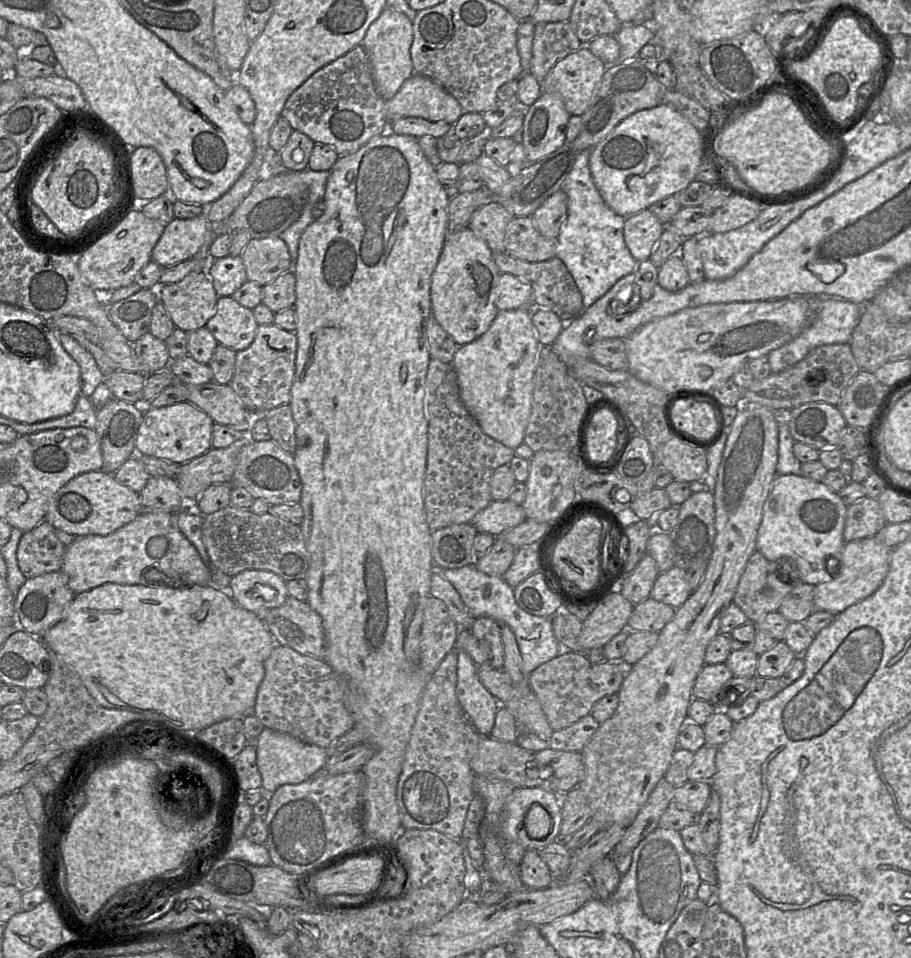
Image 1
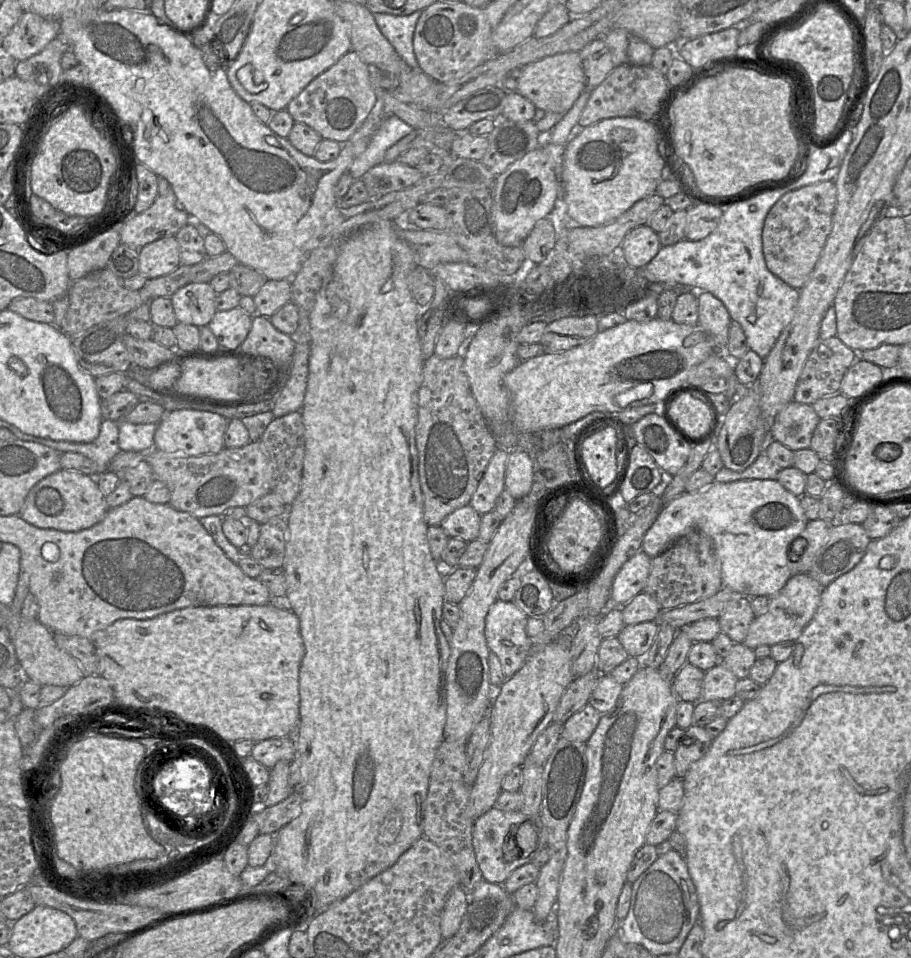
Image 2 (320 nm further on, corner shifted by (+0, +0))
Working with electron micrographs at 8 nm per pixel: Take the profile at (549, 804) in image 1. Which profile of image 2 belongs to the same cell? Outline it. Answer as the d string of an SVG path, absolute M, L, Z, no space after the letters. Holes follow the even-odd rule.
M494 806L475 820L472 836L473 847L484 880L503 884L514 870L528 862L532 862L538 855L540 851L532 852L531 855L527 856L527 853L520 850L518 859L513 861L506 861L504 859L504 854L514 849L510 848L504 851L505 846L510 842L511 838L516 837L518 827L529 818L530 816L525 815L522 811L503 811Z

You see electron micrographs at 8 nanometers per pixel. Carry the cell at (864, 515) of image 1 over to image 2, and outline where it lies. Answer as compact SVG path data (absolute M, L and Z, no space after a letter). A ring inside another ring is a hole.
M821 519L808 521L800 536L807 541L807 547L797 562L790 561L792 576L798 573L807 573L813 564L818 552L826 542L826 538L835 522L827 522Z

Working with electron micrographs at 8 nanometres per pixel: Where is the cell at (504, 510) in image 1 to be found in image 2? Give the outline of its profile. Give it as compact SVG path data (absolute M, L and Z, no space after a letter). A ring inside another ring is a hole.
M468 504L449 514L440 526L450 538L460 538L468 543L478 538L481 516Z

